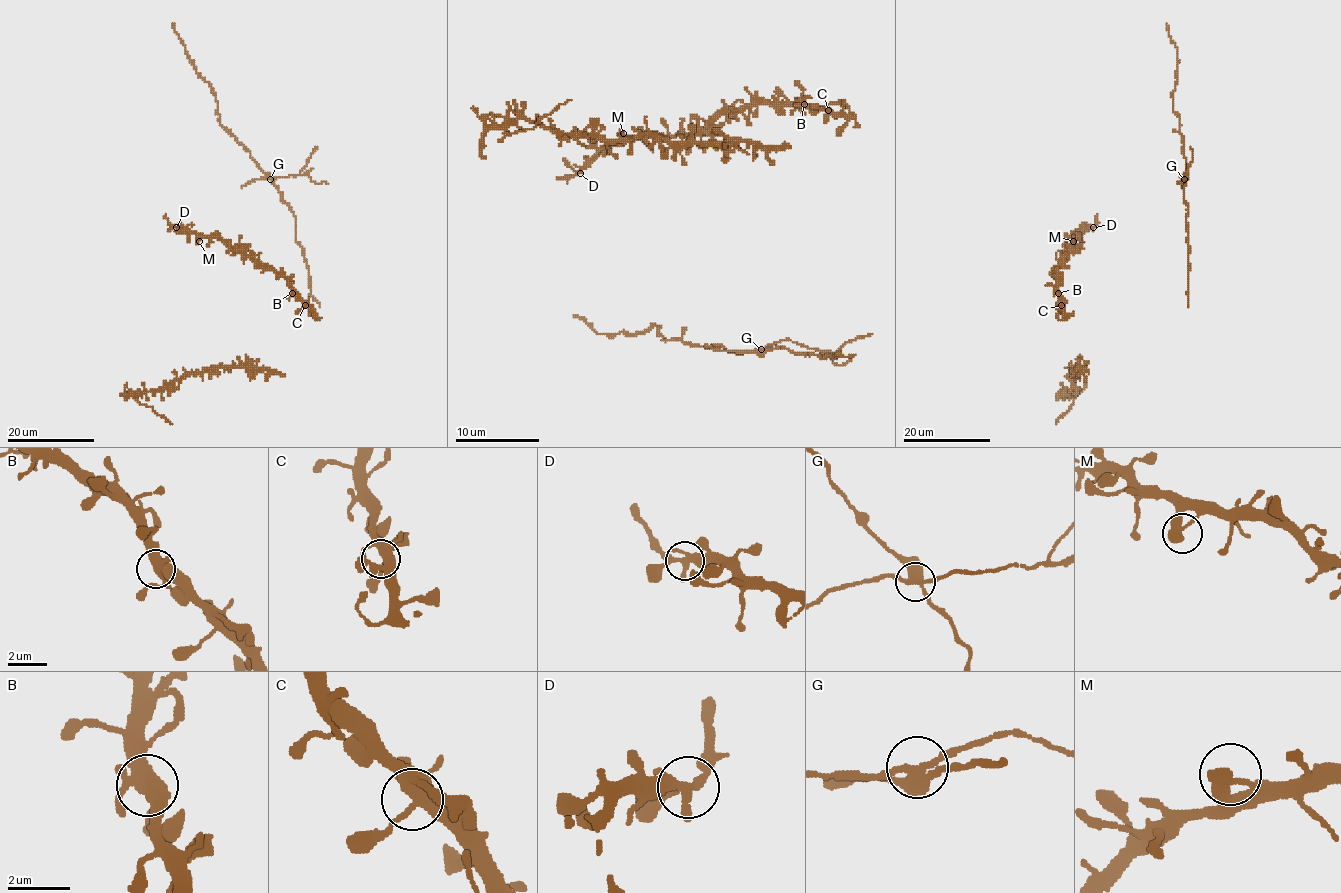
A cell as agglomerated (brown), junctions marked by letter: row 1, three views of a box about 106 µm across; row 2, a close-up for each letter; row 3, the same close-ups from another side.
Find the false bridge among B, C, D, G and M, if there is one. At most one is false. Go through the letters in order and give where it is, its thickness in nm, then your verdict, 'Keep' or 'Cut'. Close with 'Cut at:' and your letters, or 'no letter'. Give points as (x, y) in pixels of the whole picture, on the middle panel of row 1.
B: Place: (804, 104). Thickness 440 nm. Keep
C: Place: (828, 110). Thickness 440 nm. Keep
D: Place: (580, 173). Thickness 320 nm. Keep
G: Place: (761, 349). Thickness 320 nm. Cut
M: Place: (623, 133). Thickness 360 nm. Keep
Cut at: G

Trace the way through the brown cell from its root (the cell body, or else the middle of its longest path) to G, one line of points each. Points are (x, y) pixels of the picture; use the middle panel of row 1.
G: (837, 352), (839, 357), (828, 355), (822, 359), (811, 352), (797, 355), (784, 346), (768, 350), (761, 348)

